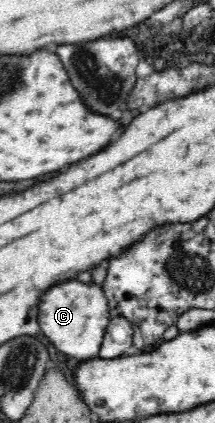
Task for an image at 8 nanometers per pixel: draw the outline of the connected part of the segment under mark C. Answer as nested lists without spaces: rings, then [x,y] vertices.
[[[66,281],[52,287],[42,297],[38,315],[42,333],[48,337],[50,343],[63,354],[83,362],[99,358],[100,347],[111,318],[102,289],[98,285],[84,285],[78,281]]]

